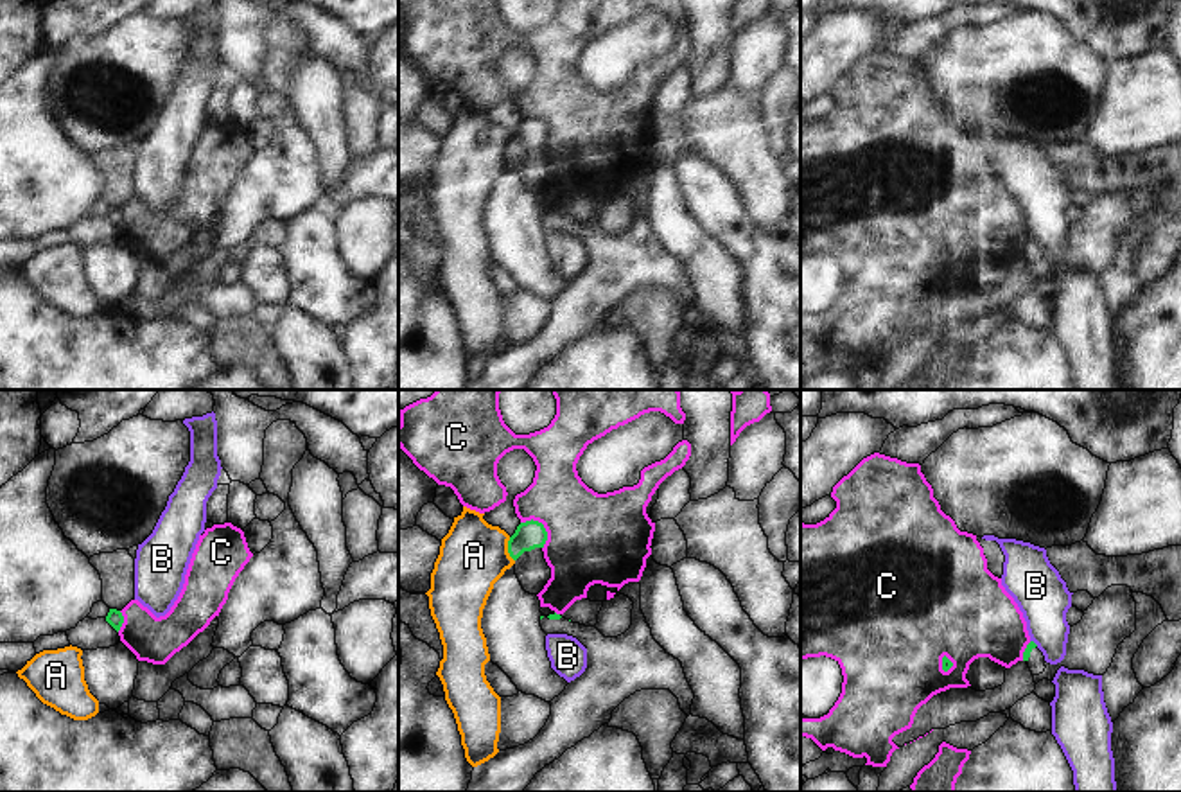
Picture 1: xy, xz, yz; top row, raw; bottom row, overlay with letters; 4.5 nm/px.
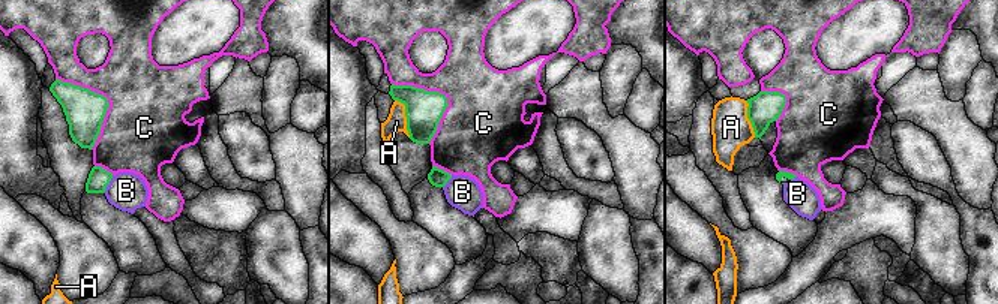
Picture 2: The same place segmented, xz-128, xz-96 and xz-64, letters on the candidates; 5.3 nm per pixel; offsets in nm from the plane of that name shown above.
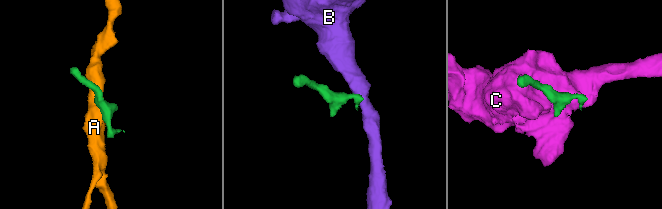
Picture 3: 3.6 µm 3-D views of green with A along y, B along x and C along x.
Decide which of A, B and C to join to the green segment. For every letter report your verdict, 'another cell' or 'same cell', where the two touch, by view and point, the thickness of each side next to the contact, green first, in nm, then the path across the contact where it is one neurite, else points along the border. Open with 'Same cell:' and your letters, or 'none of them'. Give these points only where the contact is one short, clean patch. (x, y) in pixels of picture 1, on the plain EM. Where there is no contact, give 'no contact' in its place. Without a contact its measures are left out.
Same cell: none of them
A: another cell; contact xz (508, 148); calibres 130 and 300 nm; border xz (508, 135), (508, 153), (514, 158)
B: another cell; contact yz (1032, 239); calibres 40 and 240 nm; border yz (1031, 237), (1038, 243)
C: another cell; contact xz (542, 124); calibres 130 and 400 nm

